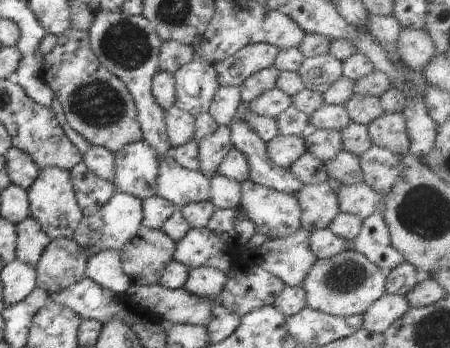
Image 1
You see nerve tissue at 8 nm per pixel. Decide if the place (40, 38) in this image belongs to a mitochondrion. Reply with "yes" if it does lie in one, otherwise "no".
no

